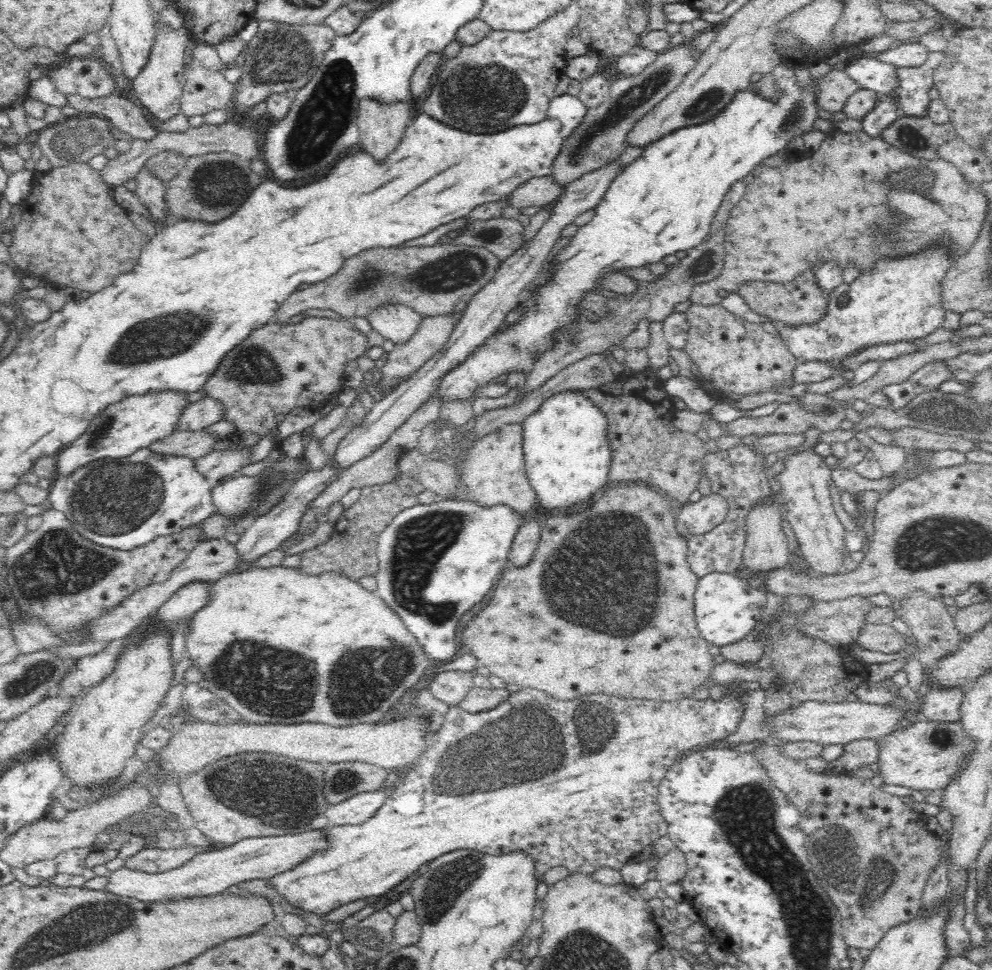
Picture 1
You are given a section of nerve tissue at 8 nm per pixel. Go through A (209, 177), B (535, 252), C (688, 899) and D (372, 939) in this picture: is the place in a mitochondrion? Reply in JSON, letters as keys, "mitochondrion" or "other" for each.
{"A":"mitochondrion","B":"other","C":"other","D":"mitochondrion"}

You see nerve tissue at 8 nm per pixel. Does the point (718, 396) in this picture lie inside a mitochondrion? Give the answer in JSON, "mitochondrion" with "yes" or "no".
{"mitochondrion":"no"}

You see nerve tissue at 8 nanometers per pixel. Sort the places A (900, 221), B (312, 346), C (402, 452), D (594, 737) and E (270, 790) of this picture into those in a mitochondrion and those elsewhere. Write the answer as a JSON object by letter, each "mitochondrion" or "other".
{"A":"mitochondrion","B":"other","C":"other","D":"mitochondrion","E":"mitochondrion"}

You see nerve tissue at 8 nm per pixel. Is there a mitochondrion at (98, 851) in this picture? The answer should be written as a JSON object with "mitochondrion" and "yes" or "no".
{"mitochondrion":"no"}

